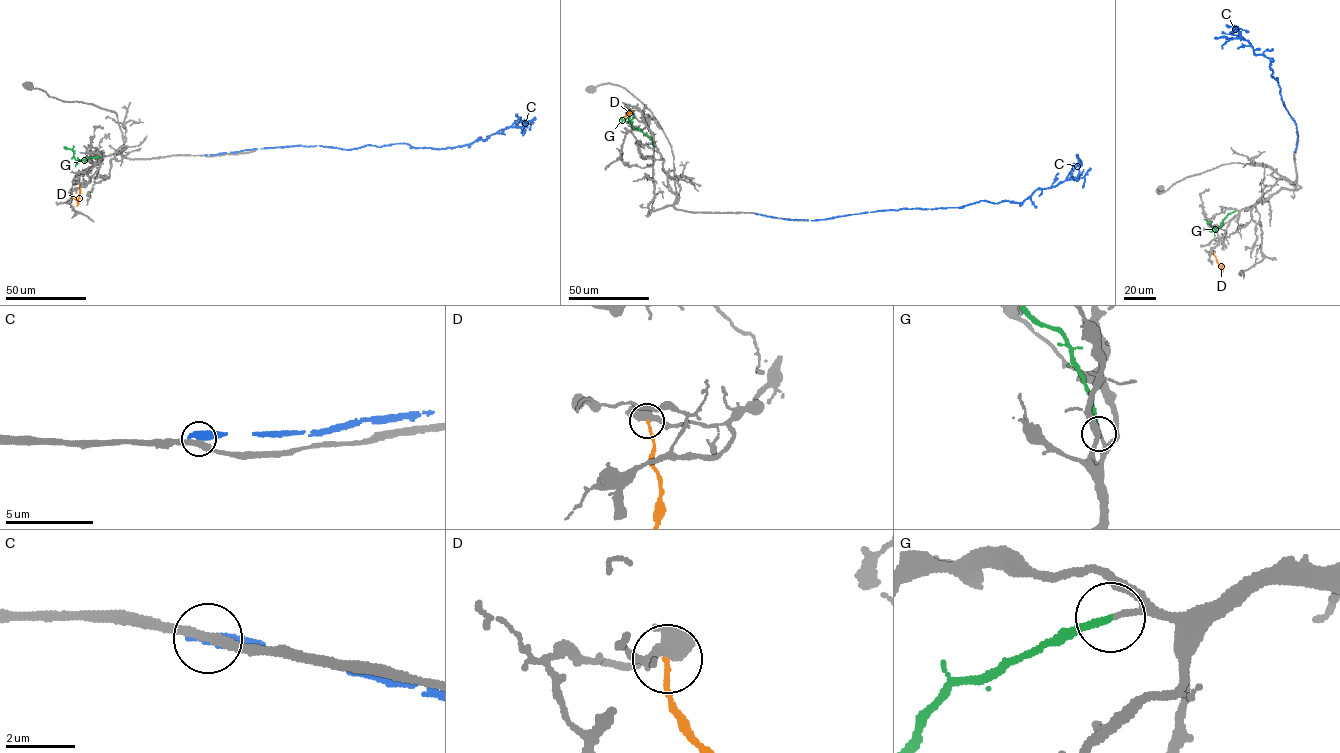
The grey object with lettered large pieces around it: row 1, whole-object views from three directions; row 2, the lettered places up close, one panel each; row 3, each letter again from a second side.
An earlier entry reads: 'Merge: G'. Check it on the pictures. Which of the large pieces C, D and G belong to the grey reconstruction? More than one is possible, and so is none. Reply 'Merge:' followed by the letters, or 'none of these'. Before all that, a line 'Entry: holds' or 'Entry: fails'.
Entry: holds
Merge: G

